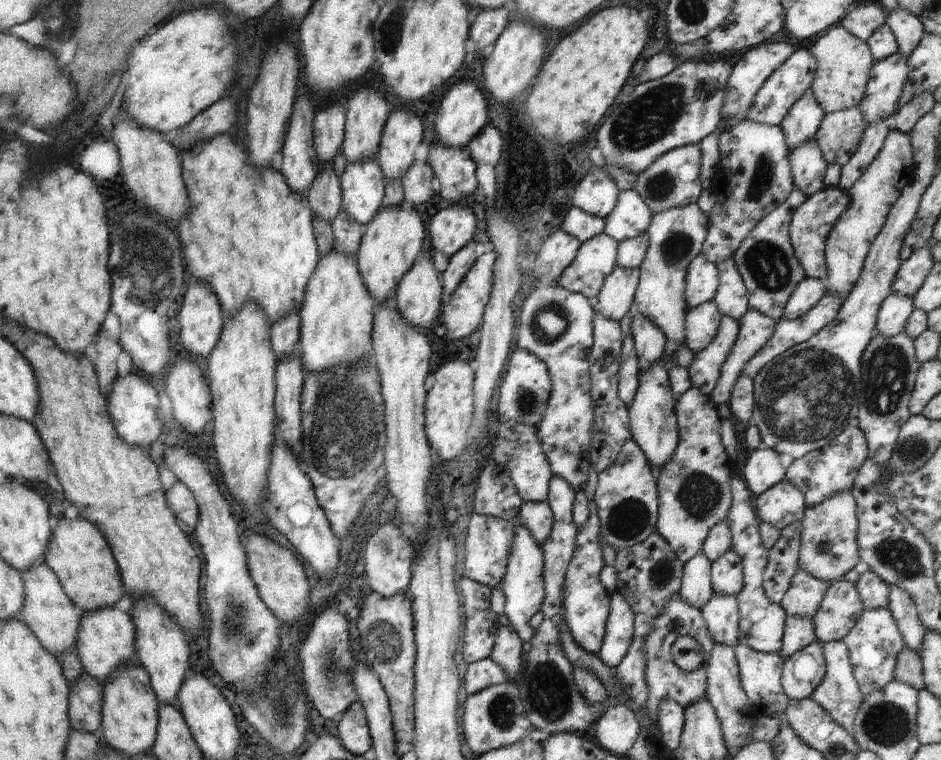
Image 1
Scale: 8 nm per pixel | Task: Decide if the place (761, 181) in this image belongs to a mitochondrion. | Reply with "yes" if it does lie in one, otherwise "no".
yes

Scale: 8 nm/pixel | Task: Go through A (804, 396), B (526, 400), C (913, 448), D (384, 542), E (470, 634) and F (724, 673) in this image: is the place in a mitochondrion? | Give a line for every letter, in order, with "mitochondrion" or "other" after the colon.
A: mitochondrion
B: mitochondrion
C: mitochondrion
D: mitochondrion
E: other
F: other

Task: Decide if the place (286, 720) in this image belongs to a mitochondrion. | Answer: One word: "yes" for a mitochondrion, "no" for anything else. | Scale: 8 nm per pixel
yes

